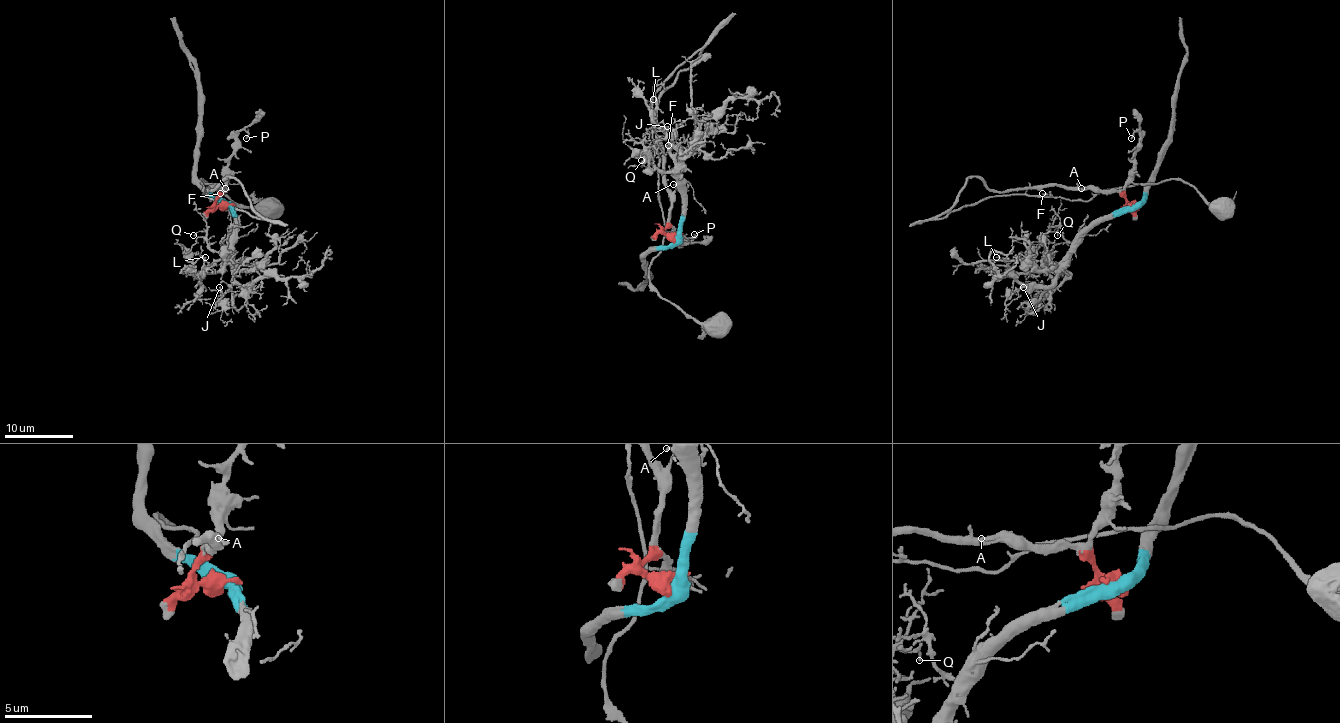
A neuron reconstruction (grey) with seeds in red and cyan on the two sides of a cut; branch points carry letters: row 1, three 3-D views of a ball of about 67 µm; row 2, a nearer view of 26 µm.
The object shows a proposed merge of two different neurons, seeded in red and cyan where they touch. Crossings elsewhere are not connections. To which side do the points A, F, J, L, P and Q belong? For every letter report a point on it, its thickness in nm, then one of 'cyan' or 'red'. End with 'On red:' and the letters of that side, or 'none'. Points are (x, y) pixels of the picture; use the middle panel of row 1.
A: (673, 184) | 150 nm | red
F: (668, 145) | 160 nm | red
J: (667, 126) | 80 nm | cyan
L: (653, 99) | 70 nm | cyan
P: (694, 234) | 150 nm | red
Q: (641, 160) | 110 nm | cyan
On red: A, F, P

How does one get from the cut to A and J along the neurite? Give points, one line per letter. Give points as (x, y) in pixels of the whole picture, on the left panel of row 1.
A: (226, 205), (216, 202), (225, 188)
J: (226, 205), (233, 212), (235, 238), (230, 256), (232, 287), (223, 299), (220, 287)

